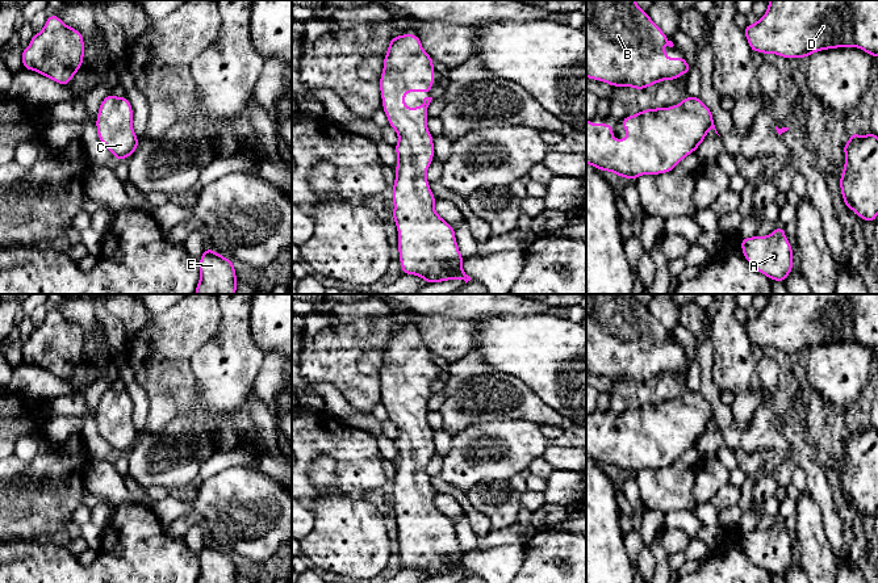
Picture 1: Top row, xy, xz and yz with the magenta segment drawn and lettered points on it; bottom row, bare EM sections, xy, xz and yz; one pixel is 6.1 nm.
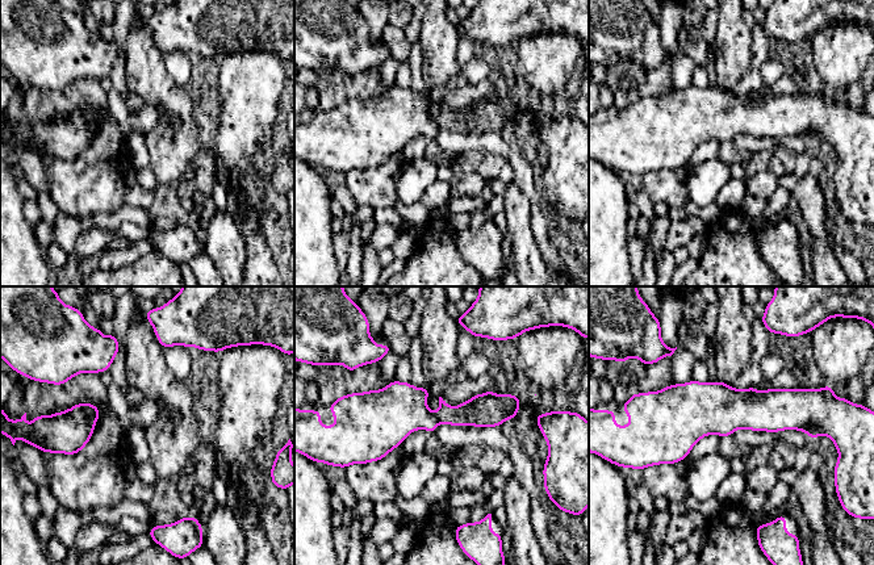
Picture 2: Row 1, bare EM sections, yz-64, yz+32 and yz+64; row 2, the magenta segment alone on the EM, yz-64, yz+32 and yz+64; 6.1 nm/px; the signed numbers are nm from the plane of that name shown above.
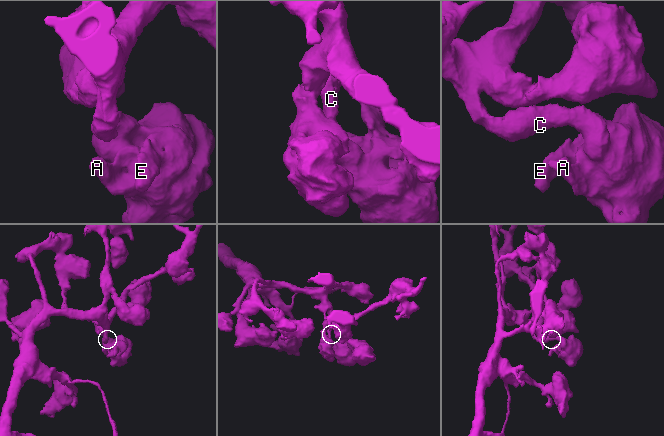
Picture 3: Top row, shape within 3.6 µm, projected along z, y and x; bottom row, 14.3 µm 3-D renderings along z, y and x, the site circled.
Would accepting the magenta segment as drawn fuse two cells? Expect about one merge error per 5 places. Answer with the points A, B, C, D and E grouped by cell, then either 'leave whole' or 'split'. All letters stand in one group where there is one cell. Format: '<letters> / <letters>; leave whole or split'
A B C D E; leave whole

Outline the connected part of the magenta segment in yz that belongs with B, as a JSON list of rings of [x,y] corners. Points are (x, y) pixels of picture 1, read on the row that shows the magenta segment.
[[[586,0],[586,77],[603,81],[611,87],[632,87],[637,91],[662,80],[676,80],[689,74],[691,67],[685,56],[668,59],[664,45],[673,47],[665,33],[651,20],[635,0]]]

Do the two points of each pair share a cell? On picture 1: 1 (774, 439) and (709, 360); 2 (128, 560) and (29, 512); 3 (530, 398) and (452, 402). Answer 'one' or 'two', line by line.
1: one
2: two
3: one

